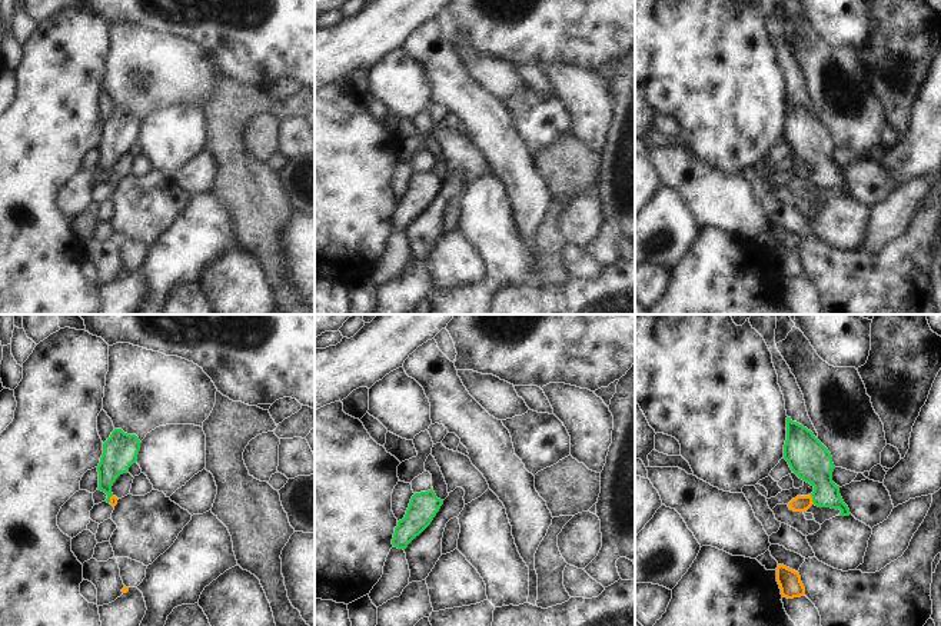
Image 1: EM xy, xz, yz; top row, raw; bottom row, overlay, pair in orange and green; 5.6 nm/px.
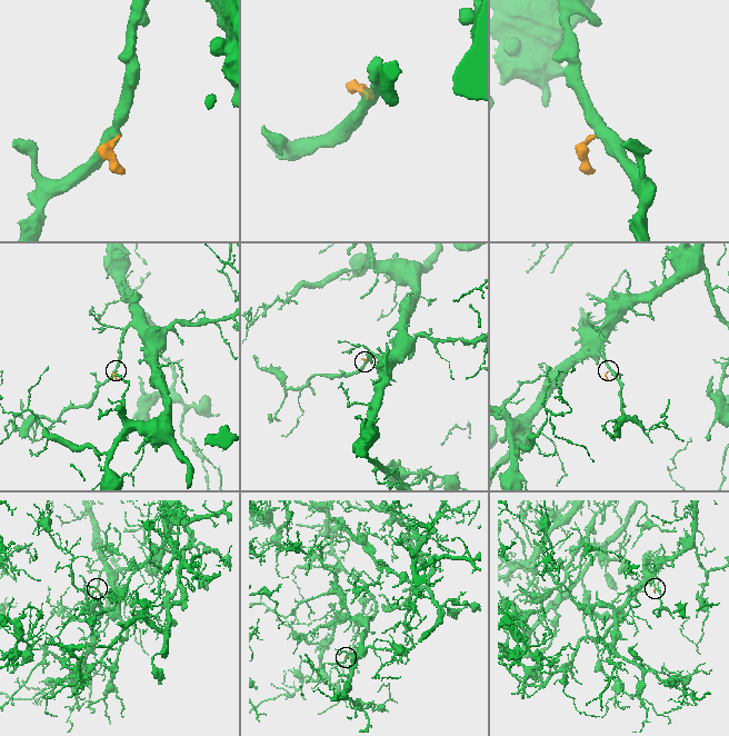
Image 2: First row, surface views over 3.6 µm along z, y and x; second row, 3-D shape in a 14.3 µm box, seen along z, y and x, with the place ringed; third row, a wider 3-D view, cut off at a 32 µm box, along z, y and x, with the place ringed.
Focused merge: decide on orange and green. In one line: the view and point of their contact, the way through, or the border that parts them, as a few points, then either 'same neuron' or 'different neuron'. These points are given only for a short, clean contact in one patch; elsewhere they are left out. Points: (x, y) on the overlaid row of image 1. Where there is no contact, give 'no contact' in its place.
yz (811, 499) | across yz (801, 503), (811, 499), (818, 472), (807, 456) | same neuron

